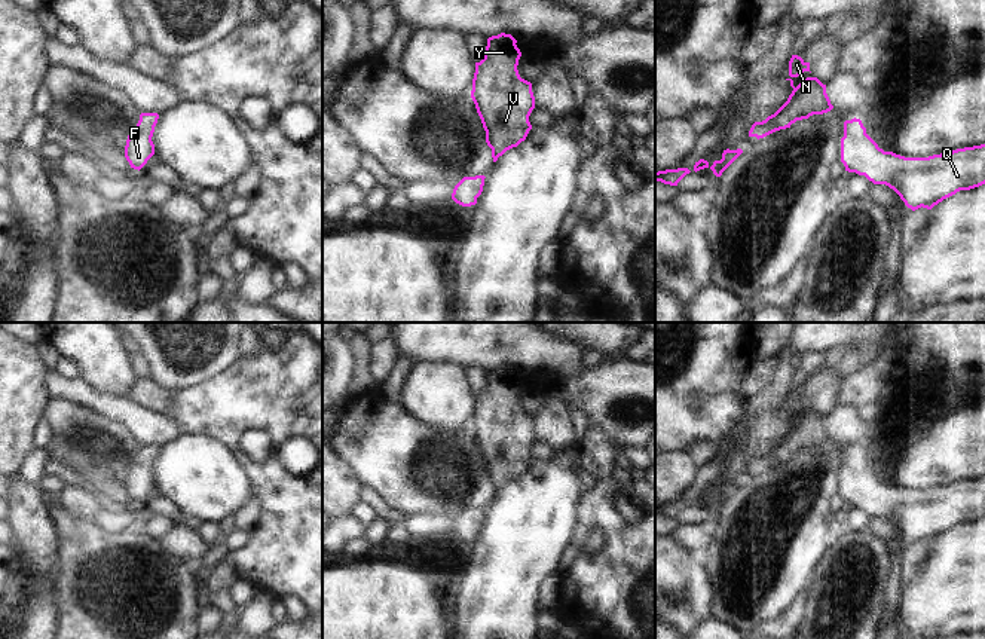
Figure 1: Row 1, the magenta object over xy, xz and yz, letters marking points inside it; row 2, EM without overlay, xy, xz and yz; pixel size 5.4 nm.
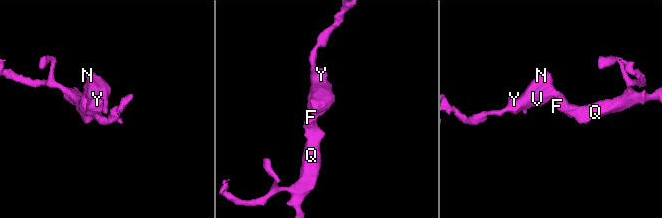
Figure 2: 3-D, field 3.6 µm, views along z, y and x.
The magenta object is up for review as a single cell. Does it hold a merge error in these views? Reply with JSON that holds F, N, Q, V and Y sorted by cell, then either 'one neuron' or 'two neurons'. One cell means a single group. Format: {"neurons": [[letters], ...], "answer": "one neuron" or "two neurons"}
{"neurons": [["F", "N", "Q", "V", "Y"]], "answer": "one neuron"}

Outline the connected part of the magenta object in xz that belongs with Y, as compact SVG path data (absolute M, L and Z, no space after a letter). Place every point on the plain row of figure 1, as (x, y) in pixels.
M501 366L487 372L486 386L475 395L471 431L486 464L493 495L526 473L535 441L532 416L517 403L521 389L517 373Z

